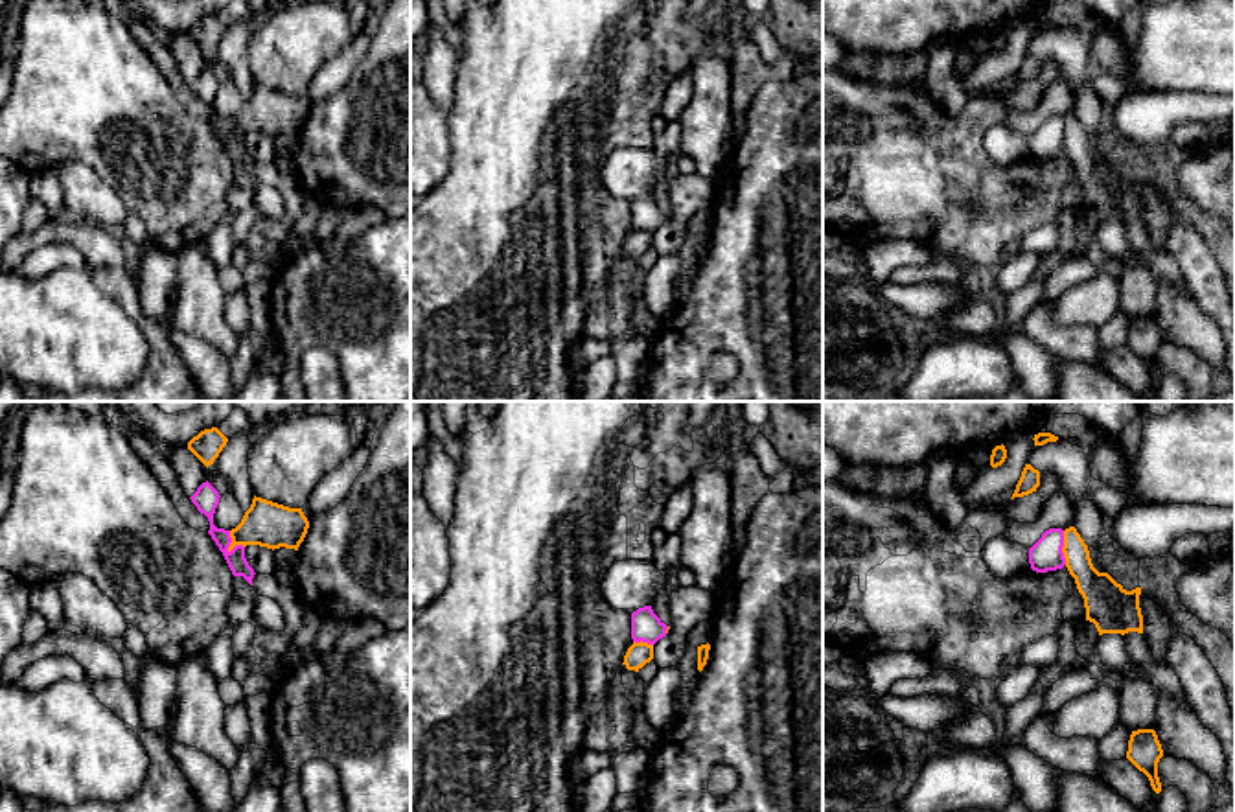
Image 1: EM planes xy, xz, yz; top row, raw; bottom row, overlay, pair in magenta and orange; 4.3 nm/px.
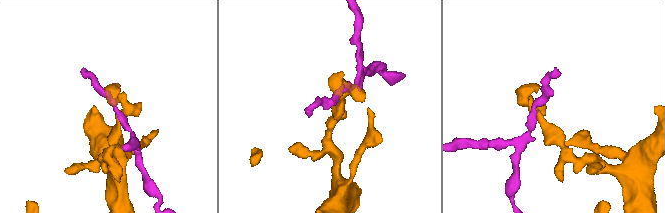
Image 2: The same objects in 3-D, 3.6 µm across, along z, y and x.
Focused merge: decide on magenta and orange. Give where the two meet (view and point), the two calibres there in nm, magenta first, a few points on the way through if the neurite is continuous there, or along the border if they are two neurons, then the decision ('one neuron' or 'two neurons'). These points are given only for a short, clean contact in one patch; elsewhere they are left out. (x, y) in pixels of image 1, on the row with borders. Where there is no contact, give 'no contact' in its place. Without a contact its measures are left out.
contact xy (229, 545); calibres 110 and 200 nm; border xy (229, 531), (230, 545), (243, 547); two neurons

